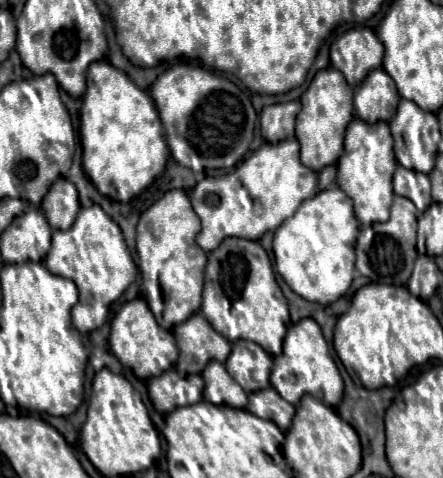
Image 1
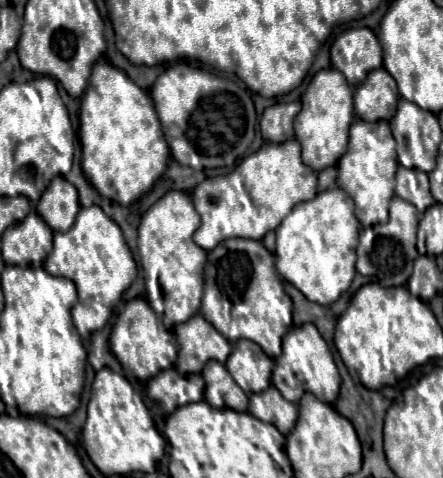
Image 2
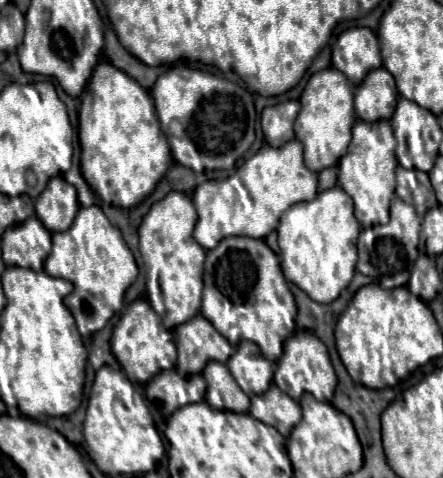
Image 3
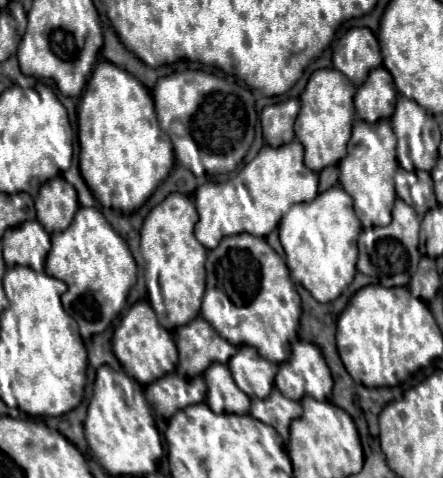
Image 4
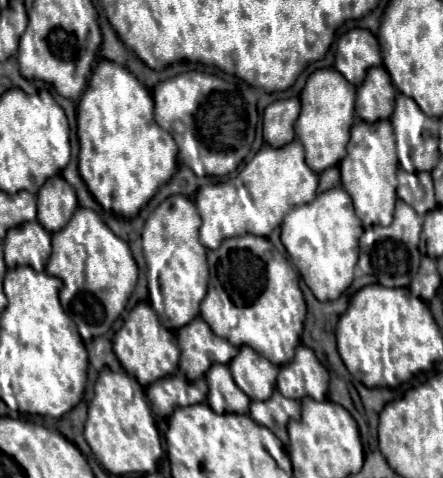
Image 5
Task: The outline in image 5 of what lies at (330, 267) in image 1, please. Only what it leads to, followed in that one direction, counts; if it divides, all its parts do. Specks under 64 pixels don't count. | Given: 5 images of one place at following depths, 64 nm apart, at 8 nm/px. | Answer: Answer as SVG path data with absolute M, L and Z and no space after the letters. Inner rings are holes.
M336 186L318 194L312 202L290 210L282 222L282 244L308 288L320 302L336 300L354 280L358 262L358 238L362 222L354 214L352 200L344 188Z

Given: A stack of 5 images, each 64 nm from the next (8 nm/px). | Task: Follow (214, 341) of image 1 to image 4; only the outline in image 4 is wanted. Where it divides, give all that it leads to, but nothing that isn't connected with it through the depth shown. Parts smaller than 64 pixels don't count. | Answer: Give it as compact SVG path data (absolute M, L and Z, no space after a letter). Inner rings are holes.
M200 316L180 326L174 332L174 340L180 352L178 372L190 378L200 376L212 362L226 364L238 350Z

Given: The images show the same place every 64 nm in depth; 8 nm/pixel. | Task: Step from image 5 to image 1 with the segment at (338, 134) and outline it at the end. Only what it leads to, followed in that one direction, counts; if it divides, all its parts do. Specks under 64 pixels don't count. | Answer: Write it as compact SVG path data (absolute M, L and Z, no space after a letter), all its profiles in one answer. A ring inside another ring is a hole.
M324 68L314 76L300 102L302 110L296 116L296 140L302 146L302 164L320 172L324 166L336 164L344 154L344 132L354 118L352 86L348 86L340 70Z

